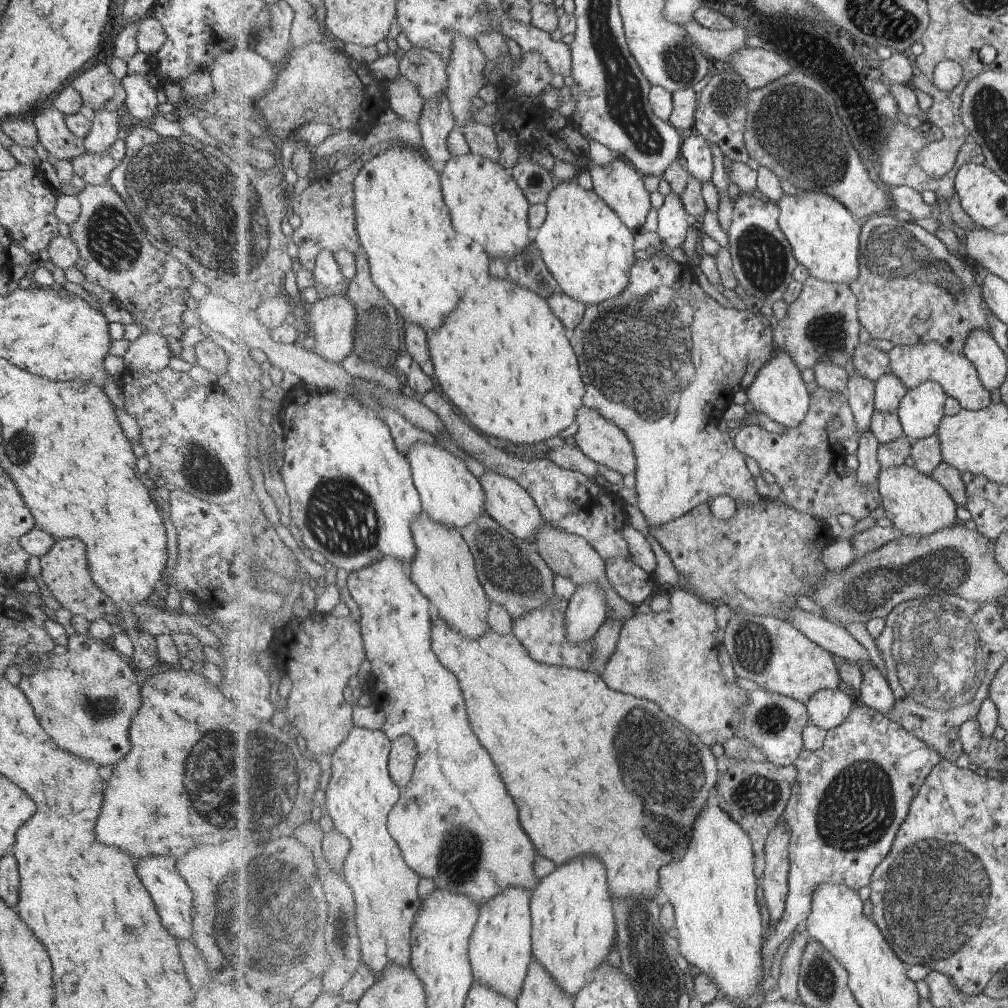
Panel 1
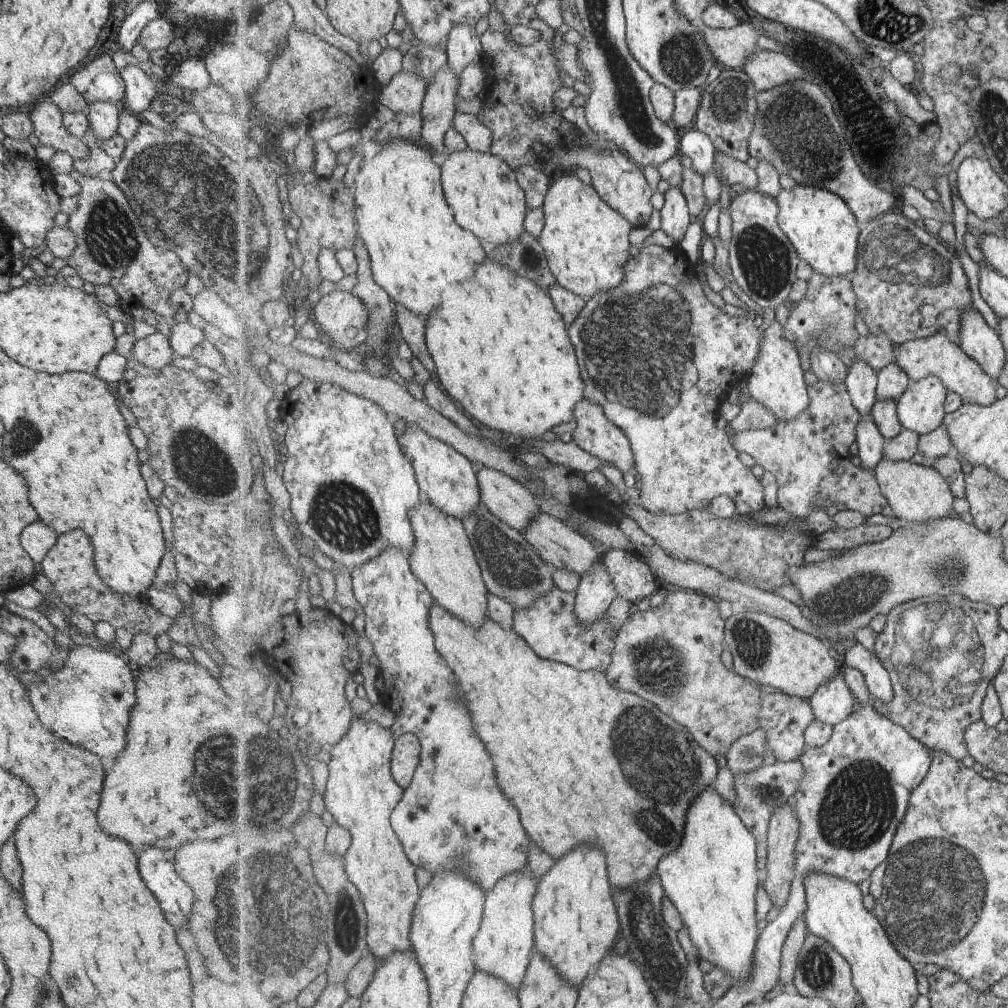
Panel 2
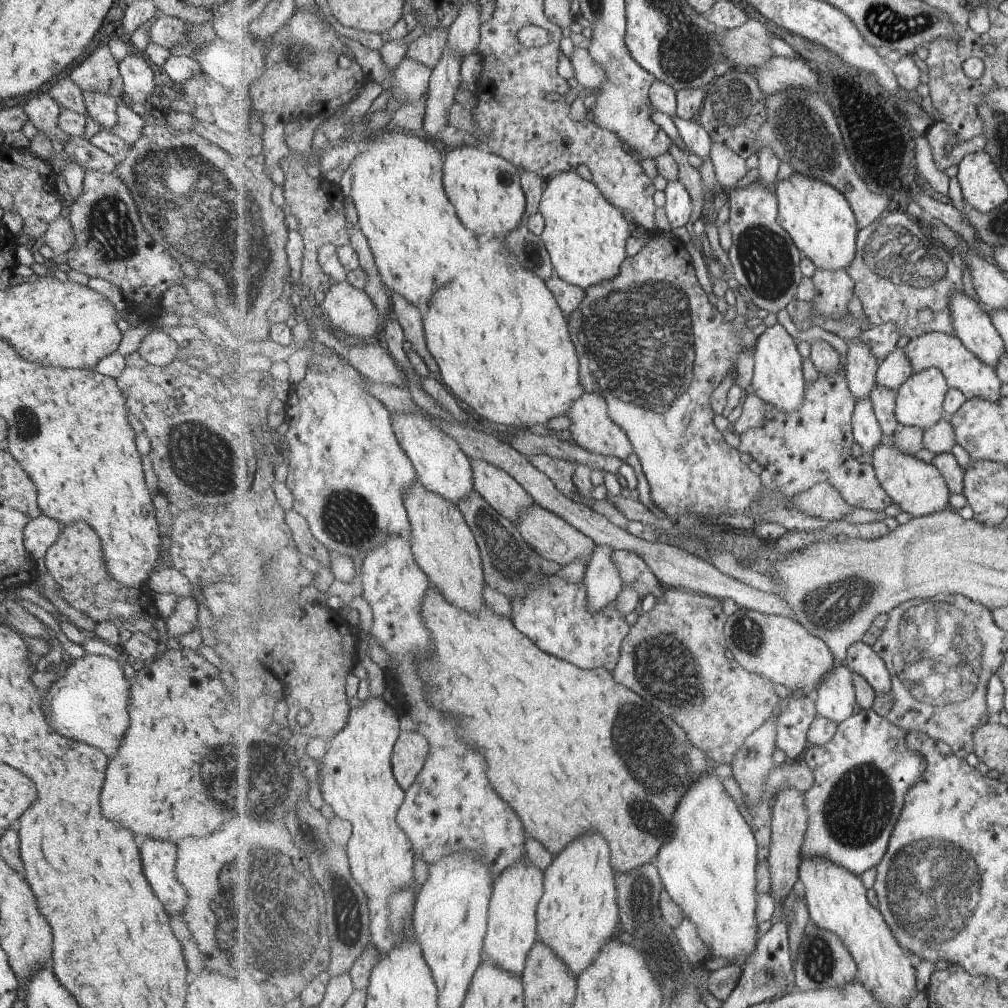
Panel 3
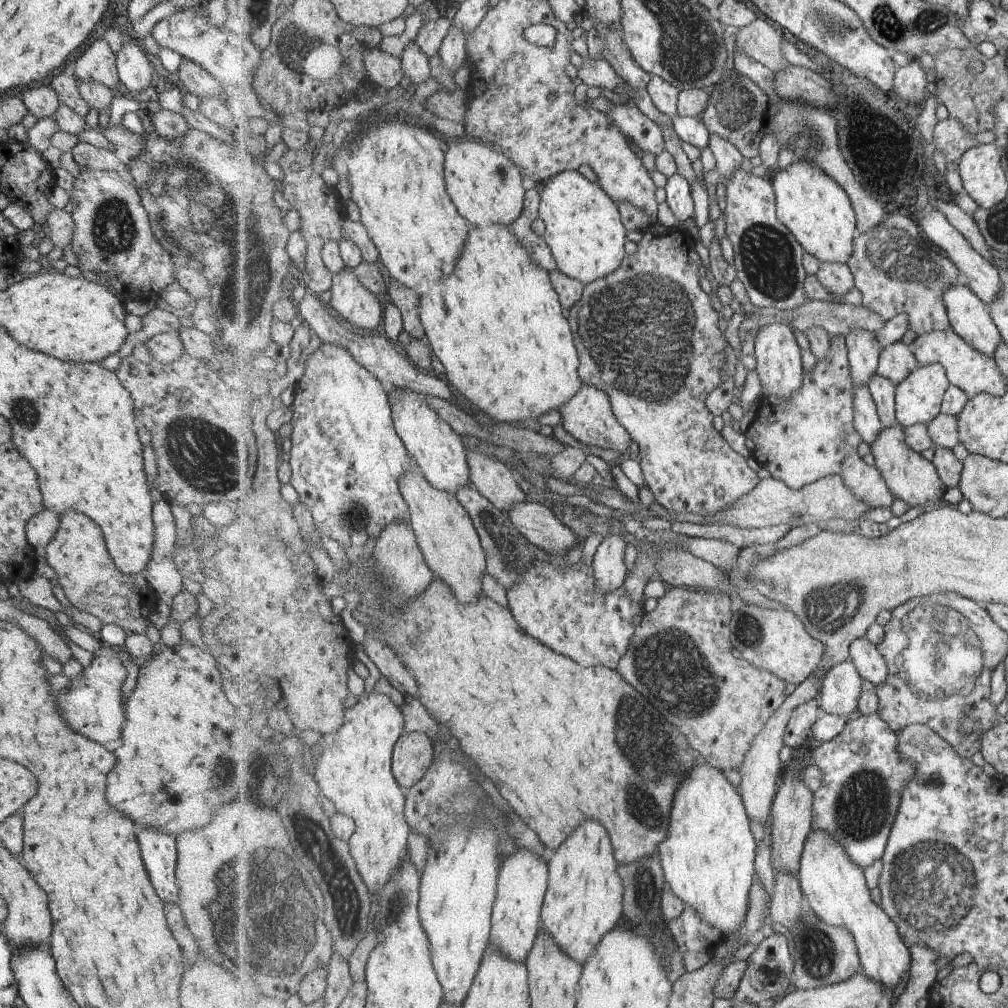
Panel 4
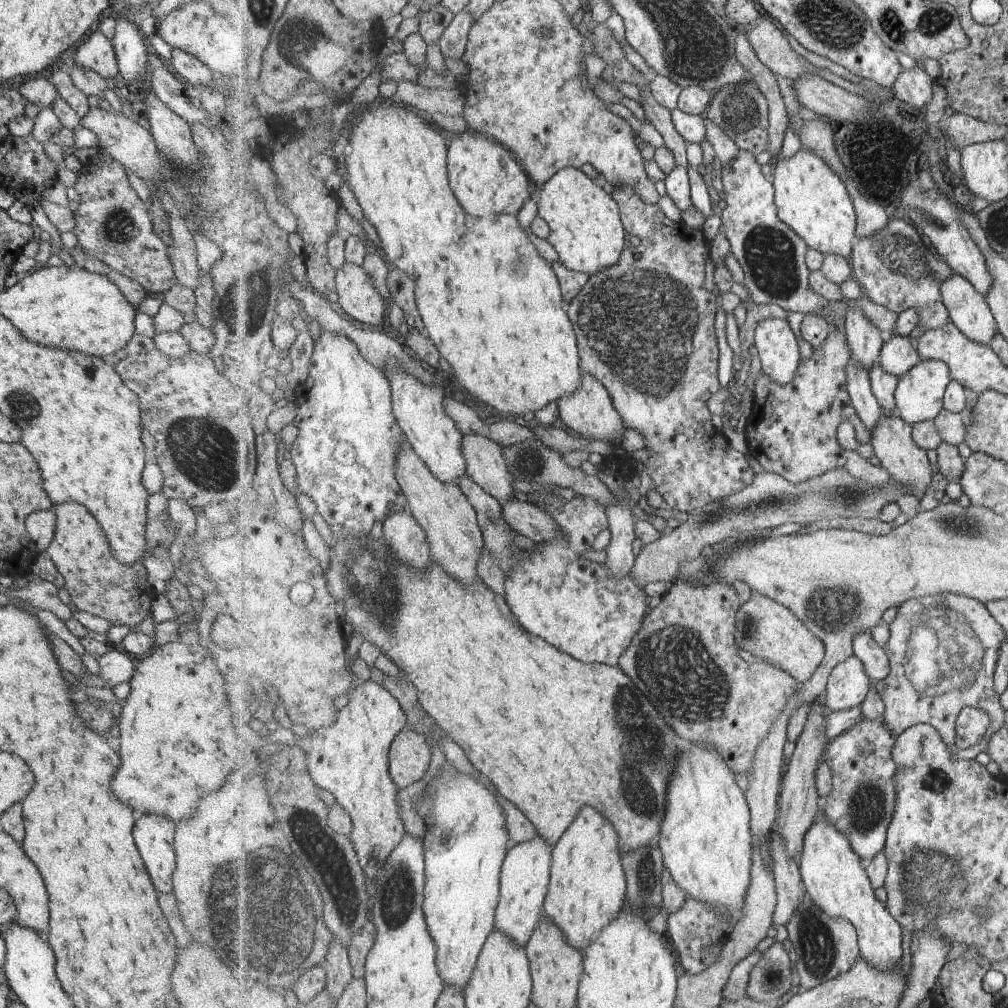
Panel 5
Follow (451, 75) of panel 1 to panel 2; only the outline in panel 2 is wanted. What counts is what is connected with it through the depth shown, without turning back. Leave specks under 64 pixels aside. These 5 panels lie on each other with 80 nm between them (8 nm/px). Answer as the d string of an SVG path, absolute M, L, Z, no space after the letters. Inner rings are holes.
M461 23L448 34L448 64L454 68L457 76L461 76L461 72L467 66L473 64L482 64L484 50L482 45L482 37L479 37L475 25L469 23Z

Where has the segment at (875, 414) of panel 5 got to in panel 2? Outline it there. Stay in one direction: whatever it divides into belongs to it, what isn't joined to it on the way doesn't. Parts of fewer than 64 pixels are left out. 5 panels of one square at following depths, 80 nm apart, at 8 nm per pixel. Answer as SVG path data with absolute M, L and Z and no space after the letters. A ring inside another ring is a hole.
M872 410L862 415L860 412L860 422L856 428L856 444L859 448L858 456L865 468L874 469L881 462L886 443L887 440L876 423Z

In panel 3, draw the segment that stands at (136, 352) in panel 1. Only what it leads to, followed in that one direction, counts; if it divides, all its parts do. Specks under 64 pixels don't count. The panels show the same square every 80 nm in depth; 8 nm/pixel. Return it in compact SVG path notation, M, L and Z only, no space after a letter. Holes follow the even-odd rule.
M151 331L140 342L137 352L150 364L167 366L173 359L183 356L177 343L163 331Z

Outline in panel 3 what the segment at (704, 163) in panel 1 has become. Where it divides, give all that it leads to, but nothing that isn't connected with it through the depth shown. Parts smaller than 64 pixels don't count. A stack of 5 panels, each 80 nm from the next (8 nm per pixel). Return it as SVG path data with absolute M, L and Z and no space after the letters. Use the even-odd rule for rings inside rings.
M675 116L673 122L689 152L701 158L701 164L706 161L702 159L707 157L711 159L714 140L699 119L683 119Z

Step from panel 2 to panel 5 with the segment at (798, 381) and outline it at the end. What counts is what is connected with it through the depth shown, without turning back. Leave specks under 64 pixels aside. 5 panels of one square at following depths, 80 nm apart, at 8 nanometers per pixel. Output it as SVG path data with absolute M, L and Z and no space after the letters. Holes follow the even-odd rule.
M777 314L769 316L756 326L755 336L754 342L761 360L761 370L775 383L792 383L803 358L800 341L793 334L789 322Z

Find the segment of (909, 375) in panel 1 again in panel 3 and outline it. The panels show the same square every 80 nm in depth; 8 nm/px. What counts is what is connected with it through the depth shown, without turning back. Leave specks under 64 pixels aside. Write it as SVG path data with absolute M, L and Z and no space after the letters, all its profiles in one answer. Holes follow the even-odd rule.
M941 331L930 332L912 339L905 349L914 366L915 373L933 367L940 368L944 372L950 388L961 390L968 400L975 397L983 397L988 401L1001 400L1001 388L1003 388L1004 382L997 374L996 368L971 352L957 335Z

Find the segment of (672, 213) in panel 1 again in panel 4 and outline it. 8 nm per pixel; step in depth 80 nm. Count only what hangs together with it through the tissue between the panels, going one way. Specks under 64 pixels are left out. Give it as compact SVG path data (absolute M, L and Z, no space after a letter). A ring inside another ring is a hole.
M677 172L672 177L667 178L665 191L665 201L677 220L683 222L683 220L695 217L696 206L692 186L682 174Z

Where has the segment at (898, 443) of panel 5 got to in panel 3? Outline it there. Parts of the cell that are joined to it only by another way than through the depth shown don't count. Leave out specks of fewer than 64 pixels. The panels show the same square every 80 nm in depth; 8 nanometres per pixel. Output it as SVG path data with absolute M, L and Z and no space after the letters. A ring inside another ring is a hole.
M885 436L883 442L872 452L872 464L876 468L877 478L884 489L892 496L901 511L912 514L913 517L926 517L949 507L950 488L932 462L927 463L915 456L902 451L894 442L893 436Z

